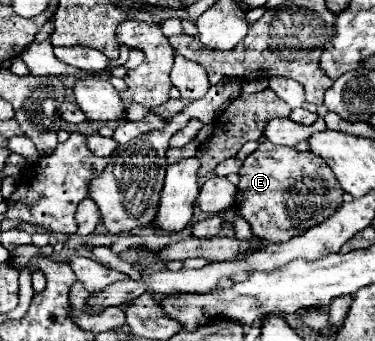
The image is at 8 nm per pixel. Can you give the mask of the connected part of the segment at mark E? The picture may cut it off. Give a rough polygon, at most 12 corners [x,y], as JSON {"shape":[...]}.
{"shape":[[266,140],[234,208],[280,244],[334,214],[344,190],[320,156]]}

